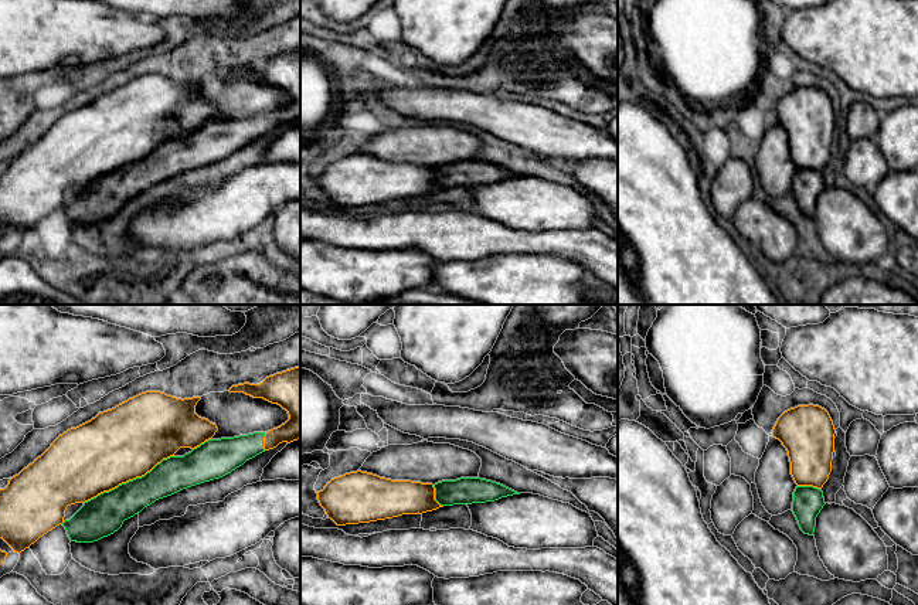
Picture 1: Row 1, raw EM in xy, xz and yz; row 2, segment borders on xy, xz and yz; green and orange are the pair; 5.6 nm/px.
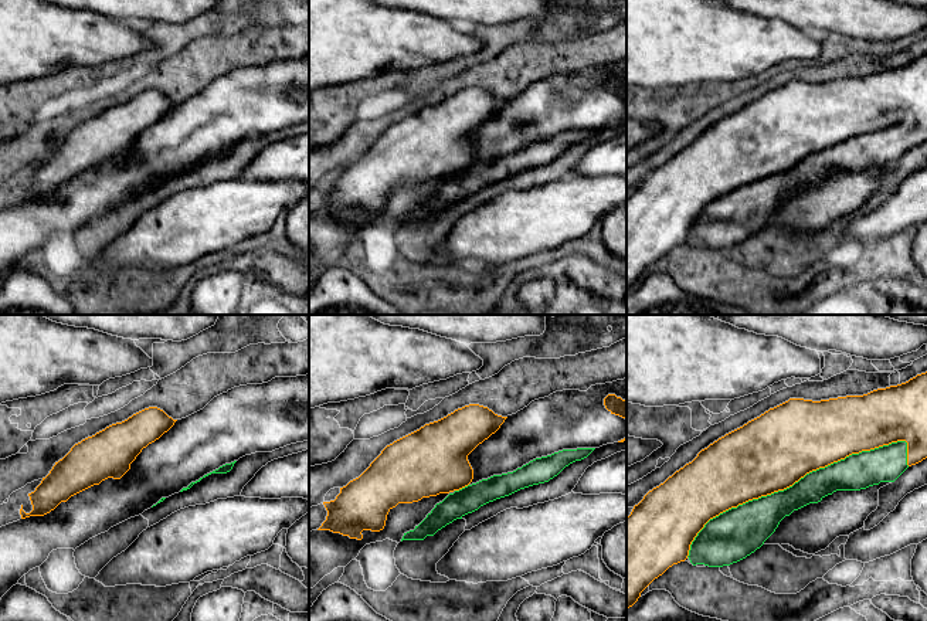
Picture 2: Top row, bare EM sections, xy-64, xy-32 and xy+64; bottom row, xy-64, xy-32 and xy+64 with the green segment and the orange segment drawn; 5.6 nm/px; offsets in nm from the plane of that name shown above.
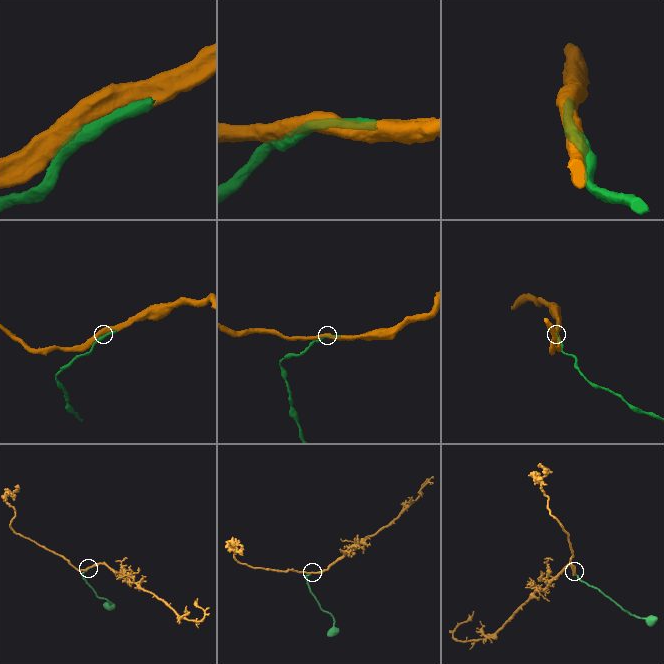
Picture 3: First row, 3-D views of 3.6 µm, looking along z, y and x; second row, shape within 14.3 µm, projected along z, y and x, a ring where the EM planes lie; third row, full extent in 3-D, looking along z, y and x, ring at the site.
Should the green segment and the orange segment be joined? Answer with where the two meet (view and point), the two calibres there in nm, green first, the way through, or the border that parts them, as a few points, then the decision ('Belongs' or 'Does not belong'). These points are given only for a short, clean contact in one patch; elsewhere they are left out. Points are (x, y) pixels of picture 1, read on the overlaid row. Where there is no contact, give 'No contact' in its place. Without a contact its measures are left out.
Touches green at xy (129, 481). Thickness 220 nm (green) against 420 nm. Belongs

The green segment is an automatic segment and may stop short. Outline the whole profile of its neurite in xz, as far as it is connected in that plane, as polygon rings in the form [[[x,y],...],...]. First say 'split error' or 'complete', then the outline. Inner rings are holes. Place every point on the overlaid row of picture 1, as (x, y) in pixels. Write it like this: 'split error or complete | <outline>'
split error | [[[361,470],[334,477],[316,493],[327,517],[337,526],[422,514],[443,506],[486,503],[520,494],[480,477],[460,477],[432,485],[391,480]]]

